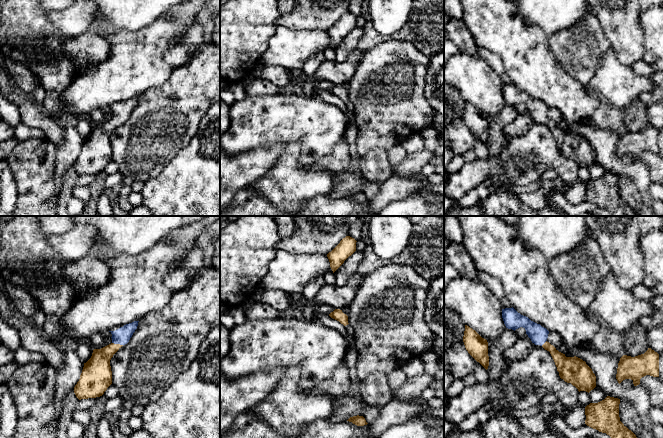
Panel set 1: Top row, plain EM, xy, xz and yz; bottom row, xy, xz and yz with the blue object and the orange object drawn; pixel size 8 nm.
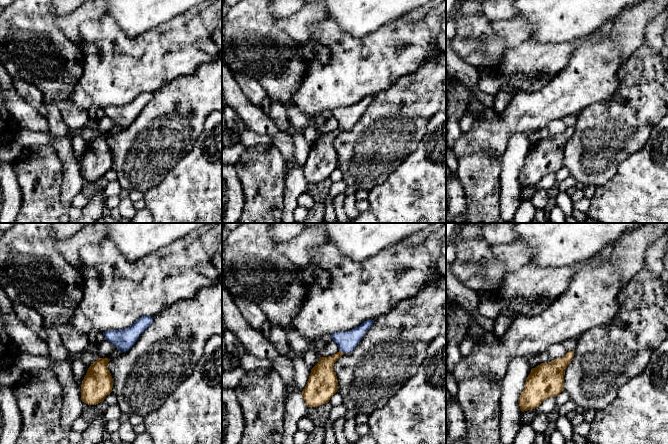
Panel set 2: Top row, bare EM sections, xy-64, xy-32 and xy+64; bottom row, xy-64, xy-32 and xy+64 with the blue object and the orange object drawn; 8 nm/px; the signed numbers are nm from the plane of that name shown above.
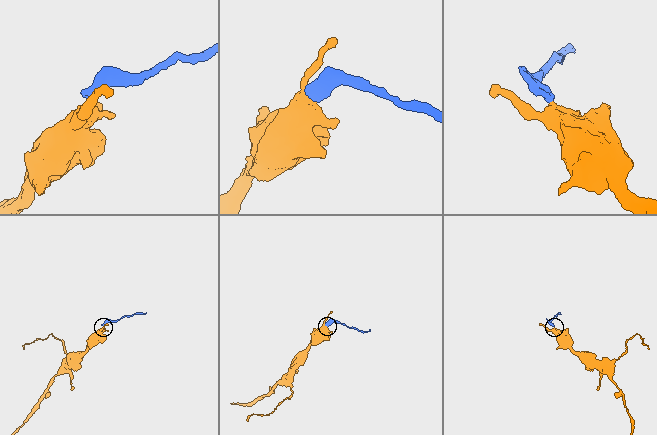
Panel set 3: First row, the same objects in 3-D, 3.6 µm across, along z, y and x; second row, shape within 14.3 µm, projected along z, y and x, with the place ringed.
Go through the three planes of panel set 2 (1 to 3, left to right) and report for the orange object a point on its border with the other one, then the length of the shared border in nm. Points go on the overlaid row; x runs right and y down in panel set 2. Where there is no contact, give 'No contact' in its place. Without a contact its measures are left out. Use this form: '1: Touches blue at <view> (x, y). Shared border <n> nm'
1: No contact
2: Touches blue at xy-32 (342, 351). Shared border 50 nm
3: No contact

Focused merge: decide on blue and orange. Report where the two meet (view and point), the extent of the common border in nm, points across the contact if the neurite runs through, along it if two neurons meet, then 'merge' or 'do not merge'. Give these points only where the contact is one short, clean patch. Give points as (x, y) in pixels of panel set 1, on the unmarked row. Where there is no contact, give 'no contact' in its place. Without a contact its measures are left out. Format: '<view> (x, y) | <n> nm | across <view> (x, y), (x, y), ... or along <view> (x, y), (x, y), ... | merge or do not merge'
xy (117, 119) | 90 nm | across xy (121, 112), (117, 119), (100, 136), (98, 143) | merge

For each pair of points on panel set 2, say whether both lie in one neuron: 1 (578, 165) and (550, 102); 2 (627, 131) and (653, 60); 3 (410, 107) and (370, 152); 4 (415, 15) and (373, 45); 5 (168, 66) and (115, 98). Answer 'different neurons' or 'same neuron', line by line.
1: different neurons
2: same neuron
3: same neuron
4: different neurons
5: same neuron

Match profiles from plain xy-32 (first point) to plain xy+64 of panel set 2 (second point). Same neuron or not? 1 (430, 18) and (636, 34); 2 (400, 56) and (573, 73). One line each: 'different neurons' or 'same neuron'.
1: different neurons
2: same neuron

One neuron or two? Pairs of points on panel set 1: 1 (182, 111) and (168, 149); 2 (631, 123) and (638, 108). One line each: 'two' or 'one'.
1: one
2: one

